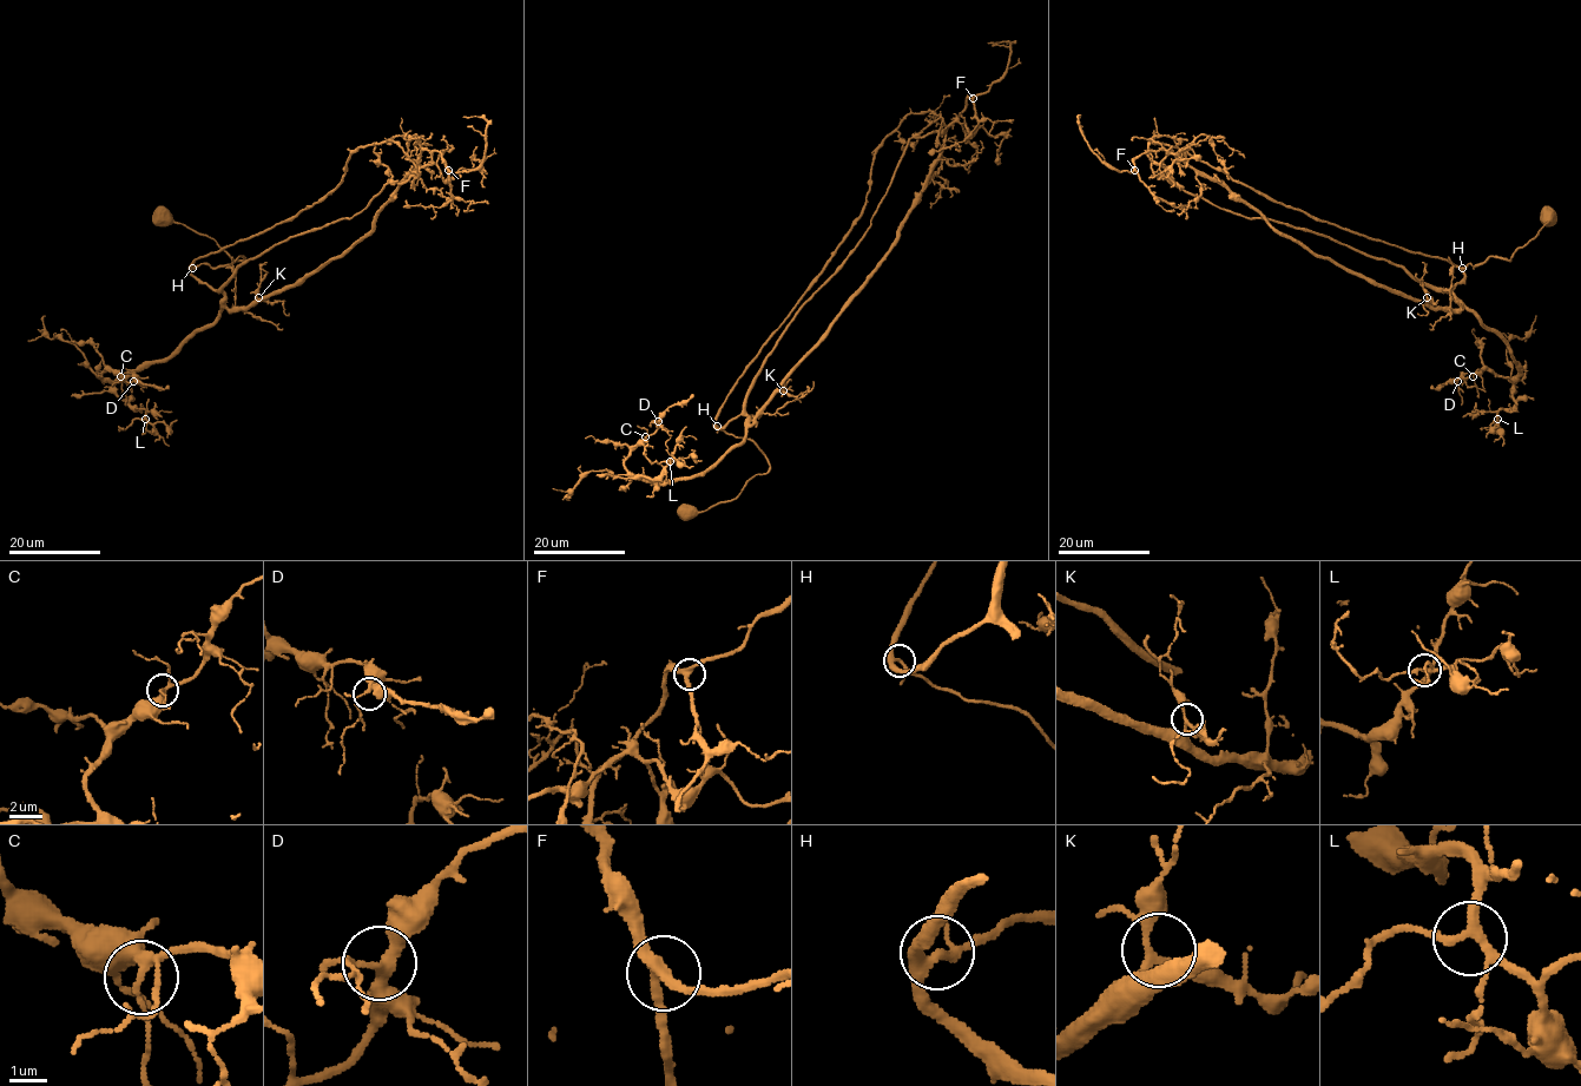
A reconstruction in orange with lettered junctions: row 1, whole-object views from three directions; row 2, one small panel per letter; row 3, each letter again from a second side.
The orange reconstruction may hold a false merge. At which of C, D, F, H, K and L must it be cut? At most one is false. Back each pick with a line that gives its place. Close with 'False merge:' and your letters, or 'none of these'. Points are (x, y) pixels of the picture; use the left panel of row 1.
False merge: none of these

